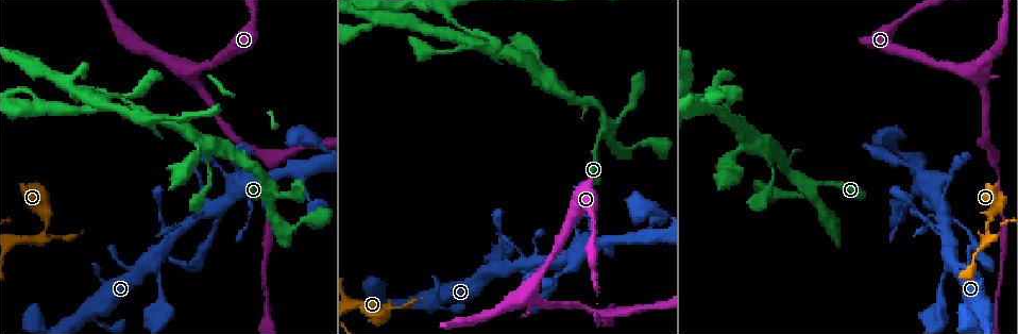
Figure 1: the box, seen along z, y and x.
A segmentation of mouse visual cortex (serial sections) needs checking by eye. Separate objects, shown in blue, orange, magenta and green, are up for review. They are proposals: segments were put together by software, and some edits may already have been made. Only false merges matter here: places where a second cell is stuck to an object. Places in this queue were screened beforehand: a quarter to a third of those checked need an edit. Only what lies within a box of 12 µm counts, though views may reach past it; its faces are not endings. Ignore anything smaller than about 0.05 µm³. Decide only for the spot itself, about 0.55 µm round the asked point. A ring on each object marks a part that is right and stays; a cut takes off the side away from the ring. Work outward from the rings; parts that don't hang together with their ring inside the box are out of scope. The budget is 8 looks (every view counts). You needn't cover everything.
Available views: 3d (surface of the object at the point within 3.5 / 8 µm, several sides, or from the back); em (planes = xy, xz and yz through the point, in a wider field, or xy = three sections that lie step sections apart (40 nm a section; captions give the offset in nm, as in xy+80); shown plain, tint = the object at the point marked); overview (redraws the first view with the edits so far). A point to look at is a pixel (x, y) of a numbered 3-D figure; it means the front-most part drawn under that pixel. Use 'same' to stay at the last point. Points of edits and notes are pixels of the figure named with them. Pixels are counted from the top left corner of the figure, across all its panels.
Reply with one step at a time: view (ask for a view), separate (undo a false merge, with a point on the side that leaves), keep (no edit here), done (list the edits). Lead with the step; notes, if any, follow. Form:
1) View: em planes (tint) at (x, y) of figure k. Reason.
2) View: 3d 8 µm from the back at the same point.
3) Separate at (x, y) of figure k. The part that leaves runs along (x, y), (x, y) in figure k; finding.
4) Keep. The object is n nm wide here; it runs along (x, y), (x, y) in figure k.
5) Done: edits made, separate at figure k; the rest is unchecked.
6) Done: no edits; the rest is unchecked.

View: 3d 3.5 µm at (43, 233) of figure 1. Narrows sharply.

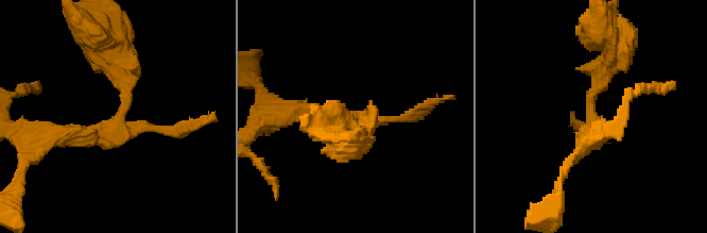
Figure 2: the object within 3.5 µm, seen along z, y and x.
View: em xy step 2 (tint) at (356, 116) of figure 2.

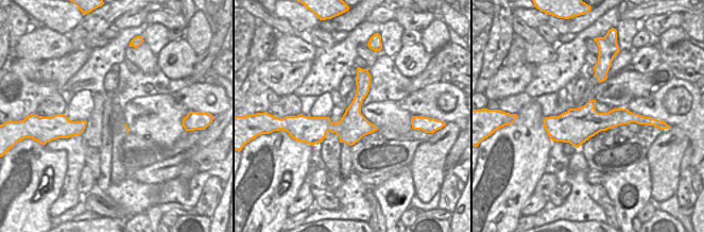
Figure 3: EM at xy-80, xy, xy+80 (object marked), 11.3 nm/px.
Keep. It runs along (636, 119), (546, 123) in figure 3; continuous, no second cell.

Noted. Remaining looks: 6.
View: 3d 8 µm at (506, 268) of figure 1. Thin arm on a thick one.

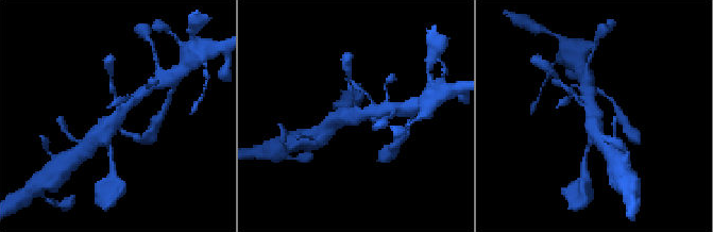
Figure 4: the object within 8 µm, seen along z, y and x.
View: 3d 3.5 µm from the back at (116, 116) of figure 4.

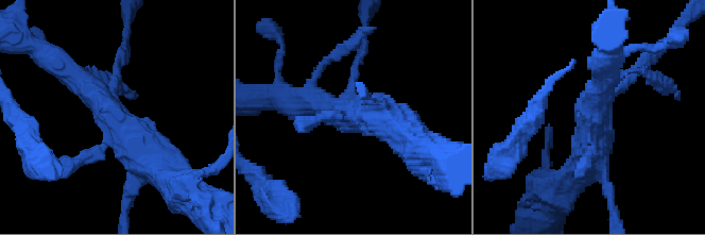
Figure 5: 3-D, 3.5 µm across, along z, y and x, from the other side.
View: em xy step 5 (tint) at (594, 110) of figure 5.

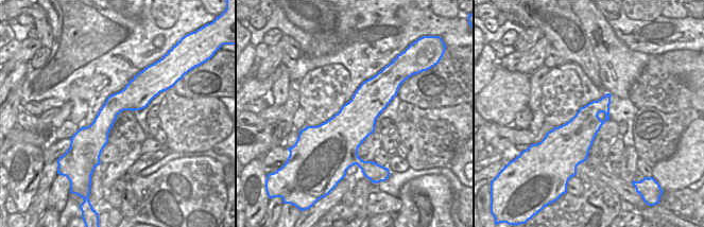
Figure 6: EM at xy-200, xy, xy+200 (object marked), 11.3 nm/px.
Keep. The object is 460 nm wide here; it runs along (155, 166), (103, 103), (54, 62) in figure 5; one cell here.

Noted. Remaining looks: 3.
View: 3d 3.5 µm at (214, 211) of figure 1. Thin arm on a thick one.

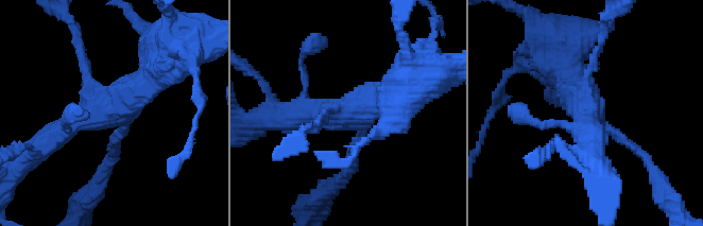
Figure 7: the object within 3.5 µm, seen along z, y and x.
View: em xy step 2 (tint) at (110, 112) of figure 7. 4 arms meet here; the arms are 150, 150, 400, 450 nm wide; now the EM.

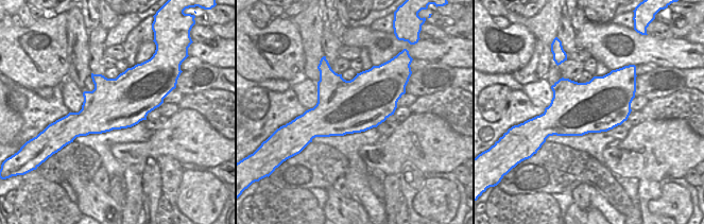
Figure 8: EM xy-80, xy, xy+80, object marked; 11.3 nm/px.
Keep. It runs along (50, 137), (112, 111), (160, 66) in figure 7; continuous, no second cell.

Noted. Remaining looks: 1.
Done: no edits; the rest is unchecked.

